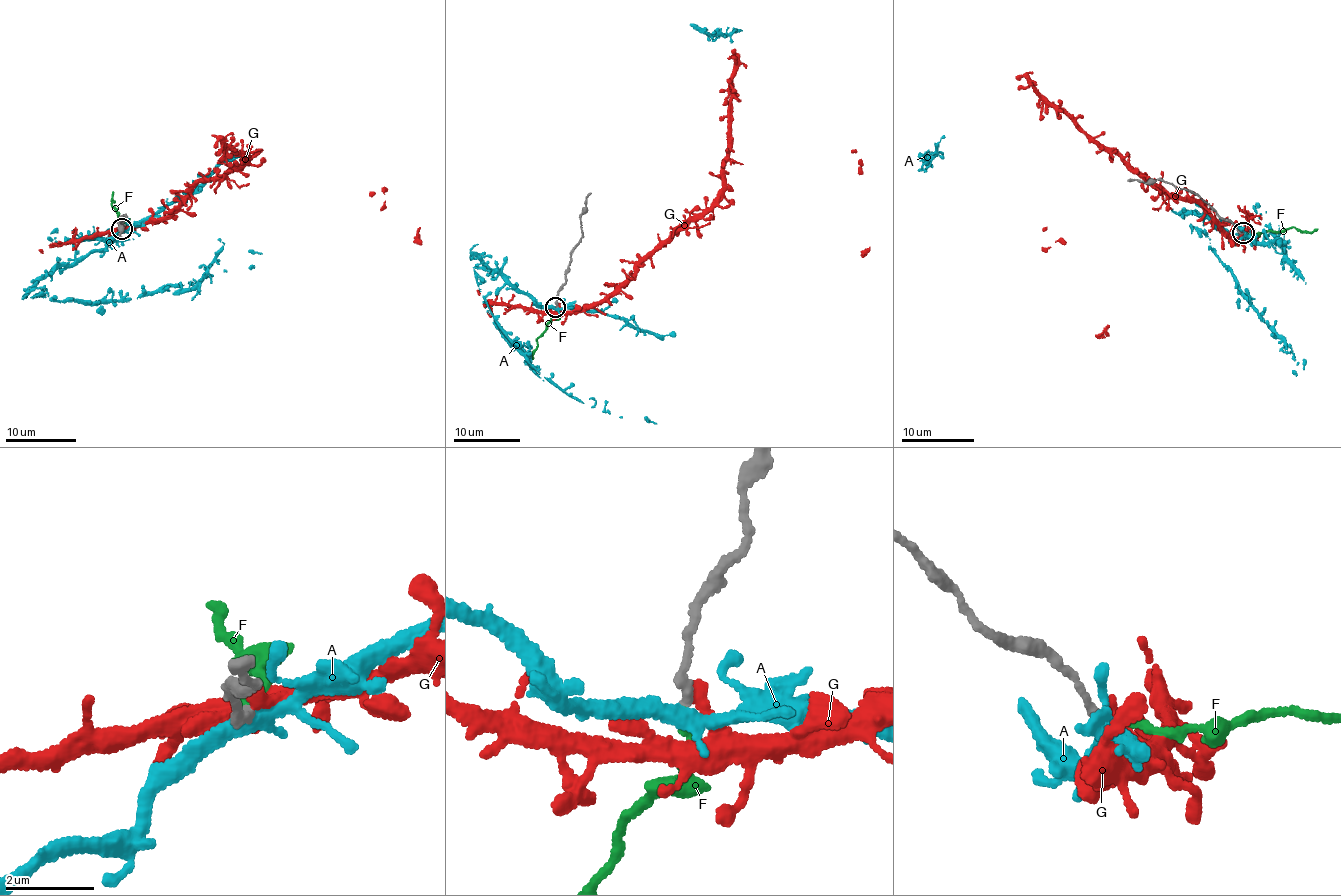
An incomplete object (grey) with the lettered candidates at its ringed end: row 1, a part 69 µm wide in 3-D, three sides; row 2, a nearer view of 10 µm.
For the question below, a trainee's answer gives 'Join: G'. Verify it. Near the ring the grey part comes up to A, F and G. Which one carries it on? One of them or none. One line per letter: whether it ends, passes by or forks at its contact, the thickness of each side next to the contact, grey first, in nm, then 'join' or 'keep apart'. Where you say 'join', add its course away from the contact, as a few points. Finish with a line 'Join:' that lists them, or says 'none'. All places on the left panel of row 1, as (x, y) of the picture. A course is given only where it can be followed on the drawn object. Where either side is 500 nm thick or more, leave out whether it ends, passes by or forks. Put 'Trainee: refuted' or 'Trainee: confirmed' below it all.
A: it forks; calibres 220 and 280 nm; keep apart
F: it ends; calibres 220 and 150 nm; join
G: it ends; calibres 240 and 300 nm; keep apart
Join: F
Trainee: refuted

